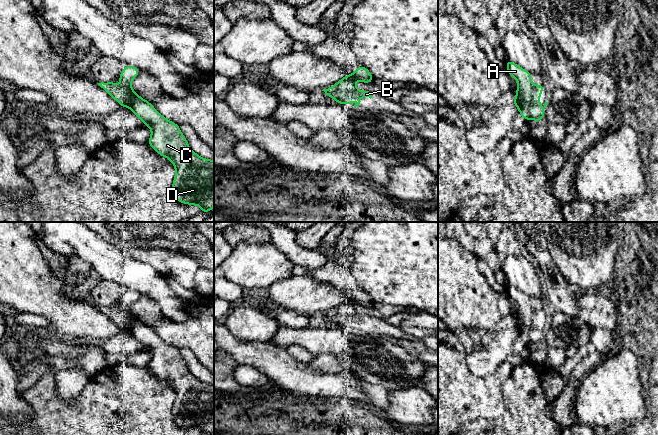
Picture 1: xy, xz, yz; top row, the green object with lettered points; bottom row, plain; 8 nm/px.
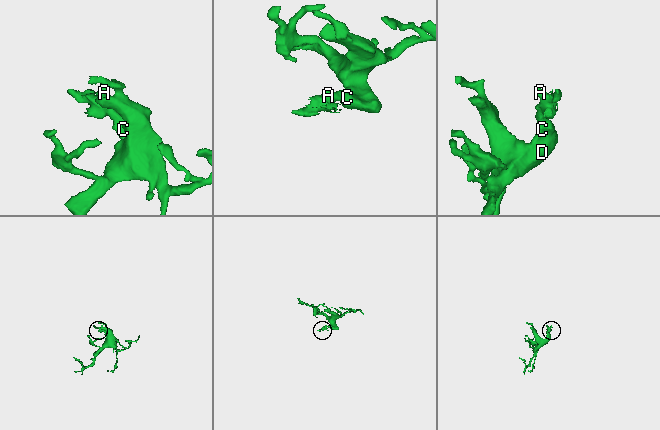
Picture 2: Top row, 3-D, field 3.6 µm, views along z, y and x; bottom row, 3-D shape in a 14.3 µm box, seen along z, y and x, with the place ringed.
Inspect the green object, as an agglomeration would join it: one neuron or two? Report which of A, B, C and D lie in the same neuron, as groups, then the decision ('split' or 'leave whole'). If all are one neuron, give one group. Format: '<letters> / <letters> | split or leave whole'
A B / C D | split

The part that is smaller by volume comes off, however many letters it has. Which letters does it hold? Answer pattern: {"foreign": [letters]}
{"foreign": ["A", "B"]}

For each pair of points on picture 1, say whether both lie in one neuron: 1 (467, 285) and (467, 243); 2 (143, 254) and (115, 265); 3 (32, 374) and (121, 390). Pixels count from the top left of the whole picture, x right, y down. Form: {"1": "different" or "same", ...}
{"1": "different", "2": "different", "3": "different"}

